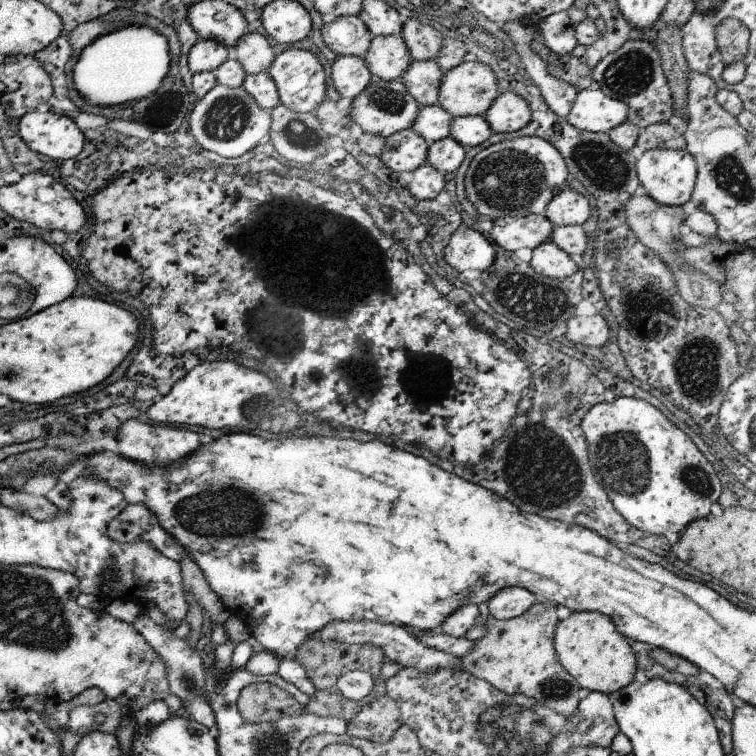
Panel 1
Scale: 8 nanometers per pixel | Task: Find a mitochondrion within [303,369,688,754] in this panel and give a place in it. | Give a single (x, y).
(547, 474)

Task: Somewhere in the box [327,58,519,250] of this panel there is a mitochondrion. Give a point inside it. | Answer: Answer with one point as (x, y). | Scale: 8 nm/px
(389, 101)

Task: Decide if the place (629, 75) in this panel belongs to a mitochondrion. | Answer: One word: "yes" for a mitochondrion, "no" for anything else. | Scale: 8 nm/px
yes

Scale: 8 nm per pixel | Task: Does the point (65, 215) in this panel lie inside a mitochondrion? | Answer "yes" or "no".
no

